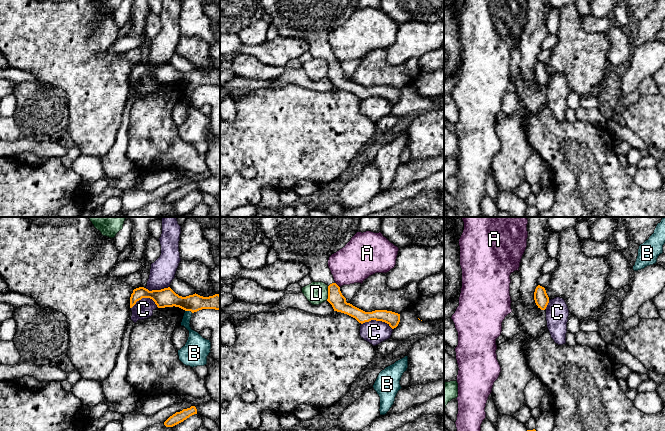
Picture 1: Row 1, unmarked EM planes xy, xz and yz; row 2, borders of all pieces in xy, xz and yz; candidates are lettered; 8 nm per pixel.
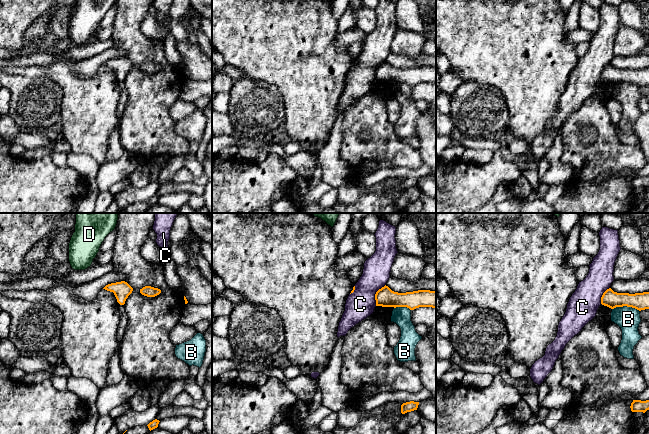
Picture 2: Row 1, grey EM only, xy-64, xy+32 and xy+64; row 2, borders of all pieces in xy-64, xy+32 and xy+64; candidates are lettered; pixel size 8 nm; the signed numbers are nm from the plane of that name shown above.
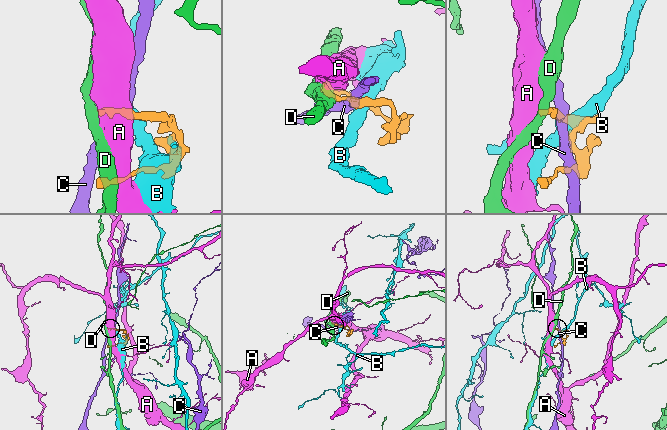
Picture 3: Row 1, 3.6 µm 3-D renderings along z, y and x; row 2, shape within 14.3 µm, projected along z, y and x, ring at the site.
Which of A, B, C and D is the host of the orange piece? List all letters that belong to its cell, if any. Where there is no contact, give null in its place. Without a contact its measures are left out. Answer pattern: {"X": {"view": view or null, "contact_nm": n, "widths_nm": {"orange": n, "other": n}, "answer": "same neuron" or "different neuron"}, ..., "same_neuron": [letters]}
{"A": {"view": "xz", "contact_nm": 60, "widths_nm": {"orange": 120, "other": 320}, "answer": "different neuron"}, "B": {"view": "xy", "contact_nm": 70, "widths_nm": {"orange": 150, "other": 120}, "answer": "different neuron"}, "C": {"view": "xz", "contact_nm": 260, "widths_nm": {"orange": 110, "other": 190}, "answer": "different neuron"}, "D": {"view": "xz", "contact_nm": 120, "widths_nm": {"orange": 120, "other": 180}, "answer": "different neuron"}, "same_neuron": []}

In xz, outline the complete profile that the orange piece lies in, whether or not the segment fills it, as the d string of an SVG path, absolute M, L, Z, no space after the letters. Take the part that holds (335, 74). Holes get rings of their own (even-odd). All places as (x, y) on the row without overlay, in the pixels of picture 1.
M260 0L261 5L271 17L271 23L276 27L278 36L282 38L303 39L310 45L310 53L313 58L323 58L328 62L327 77L334 87L347 90L363 100L371 96L387 99L392 105L400 98L400 90L375 86L365 88L350 79L342 71L340 63L335 59L333 51L328 43L329 33L345 23L351 14L358 8L358 0Z

